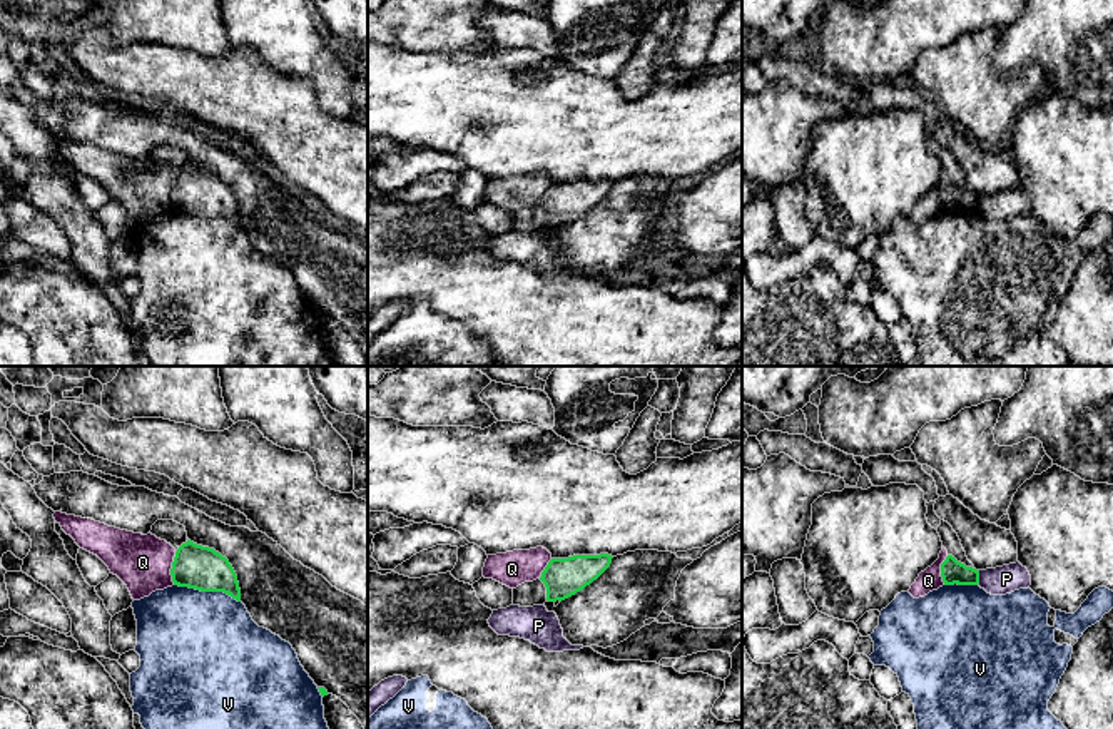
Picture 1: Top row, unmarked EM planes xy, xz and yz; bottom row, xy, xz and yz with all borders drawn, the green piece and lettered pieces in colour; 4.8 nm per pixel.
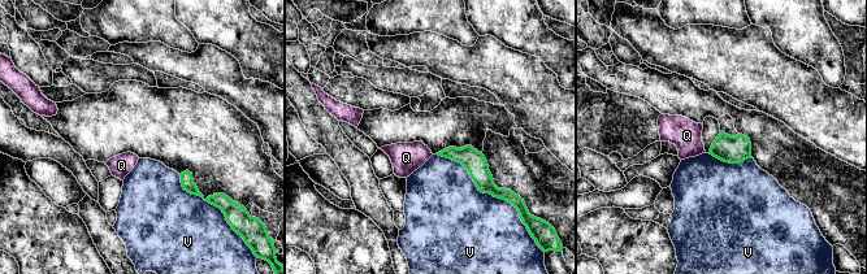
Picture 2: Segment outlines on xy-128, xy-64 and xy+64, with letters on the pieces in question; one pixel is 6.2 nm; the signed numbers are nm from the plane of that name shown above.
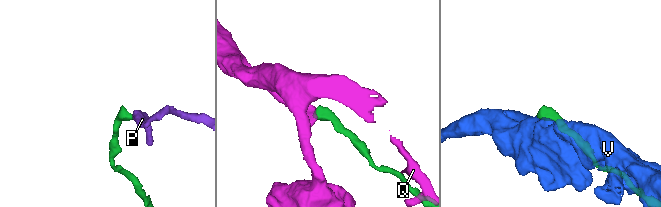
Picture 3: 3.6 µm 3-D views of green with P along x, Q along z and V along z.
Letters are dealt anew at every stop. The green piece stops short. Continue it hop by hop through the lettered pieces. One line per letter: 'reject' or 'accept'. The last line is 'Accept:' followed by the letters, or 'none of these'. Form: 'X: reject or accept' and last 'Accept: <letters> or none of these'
P: reject
Q: reject
V: reject
Accept: none of these

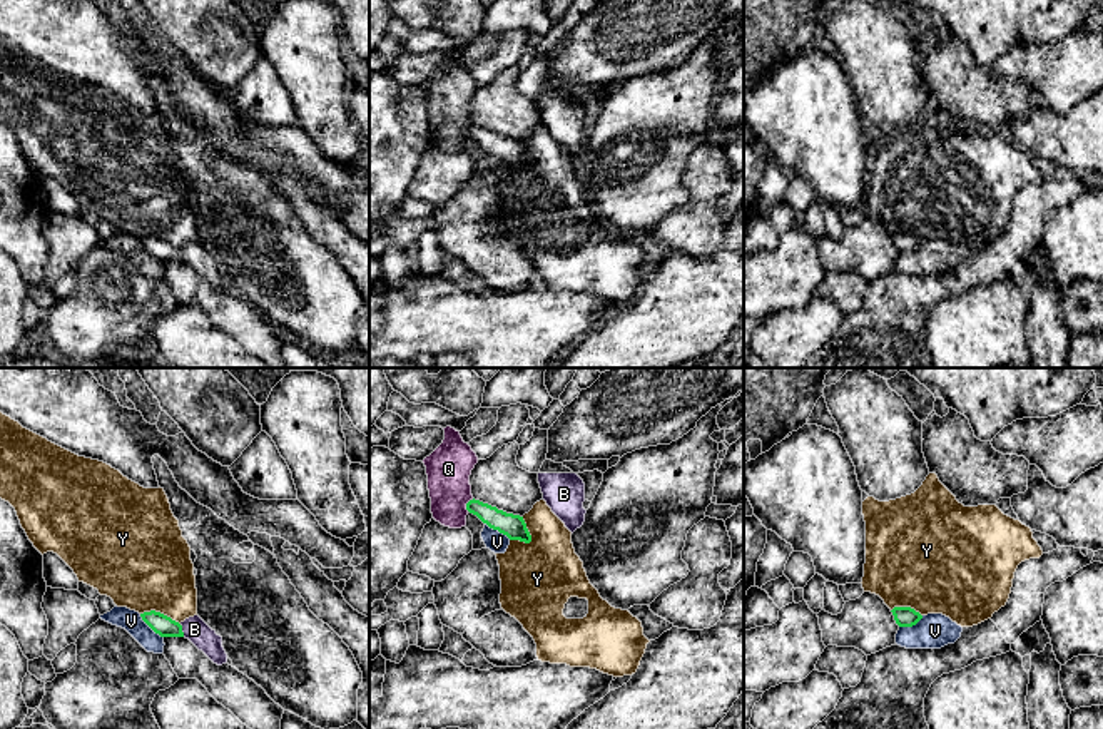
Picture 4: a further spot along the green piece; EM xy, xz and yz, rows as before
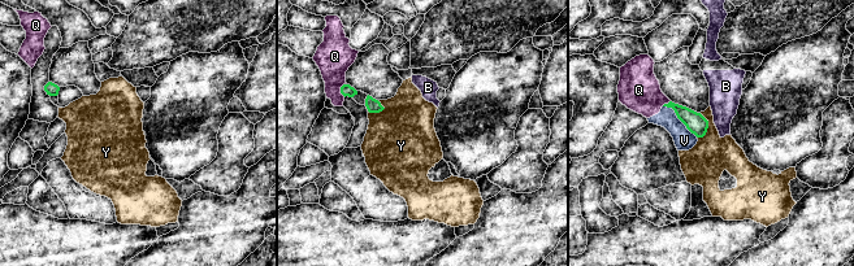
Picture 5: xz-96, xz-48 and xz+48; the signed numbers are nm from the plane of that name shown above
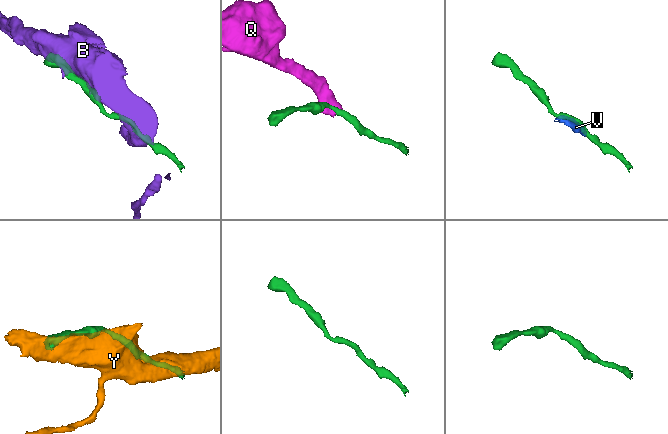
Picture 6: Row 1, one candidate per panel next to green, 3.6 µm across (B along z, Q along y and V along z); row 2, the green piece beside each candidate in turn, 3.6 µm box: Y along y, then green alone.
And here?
B: reject
Q: reject
V: reject
Y: reject
Accept: none of these

